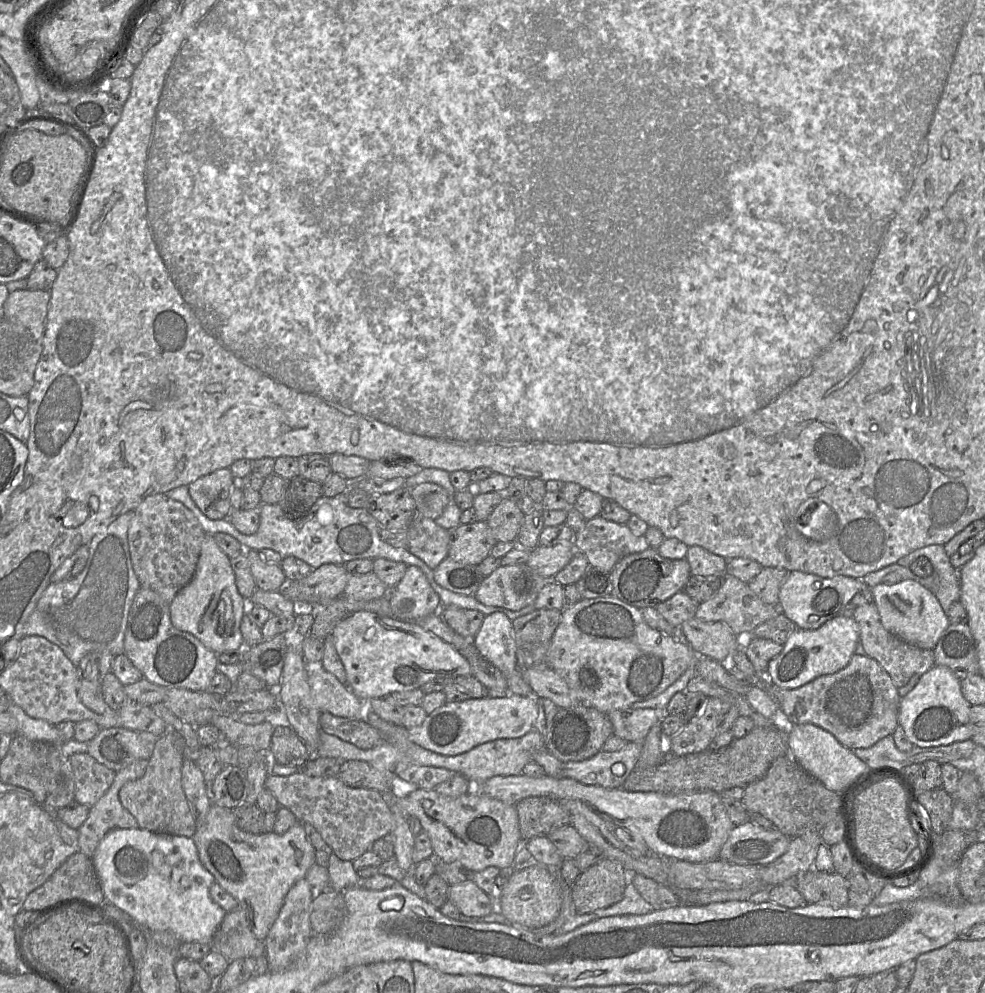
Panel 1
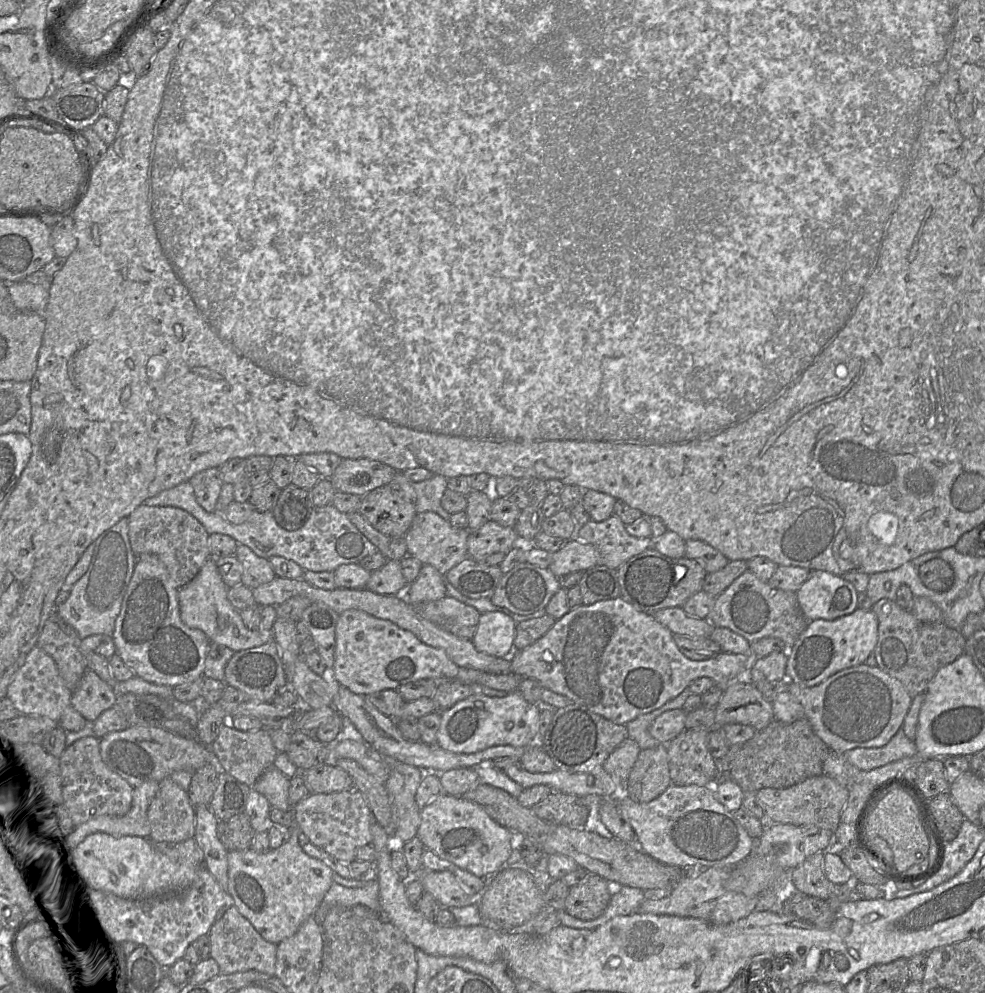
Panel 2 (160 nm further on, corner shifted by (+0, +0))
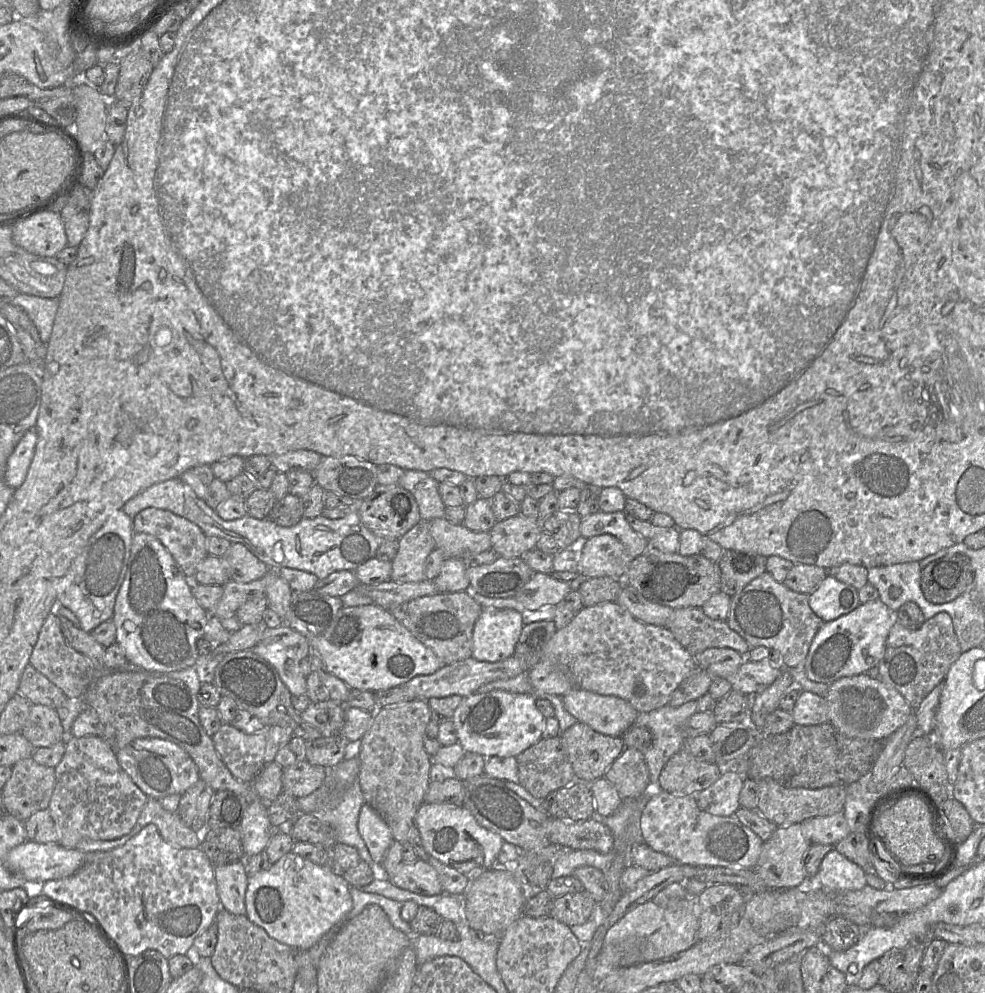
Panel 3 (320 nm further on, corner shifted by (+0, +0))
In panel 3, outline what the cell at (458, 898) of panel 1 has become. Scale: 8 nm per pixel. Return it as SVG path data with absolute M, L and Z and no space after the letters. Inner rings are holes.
M428 862L401 863L396 874L389 876L395 886L420 895L433 896L443 893L435 868Z

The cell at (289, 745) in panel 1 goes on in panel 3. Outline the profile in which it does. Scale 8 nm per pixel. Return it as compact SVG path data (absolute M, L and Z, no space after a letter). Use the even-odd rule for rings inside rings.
M341 734L305 740L306 758L312 765L331 768L345 759L346 748L350 741Z

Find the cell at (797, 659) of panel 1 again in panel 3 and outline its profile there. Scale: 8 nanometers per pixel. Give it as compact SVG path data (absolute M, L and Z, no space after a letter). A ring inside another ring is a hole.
M879 598L860 605L848 614L824 622L810 645L803 669L815 682L830 684L835 680L868 673L877 666L885 653L886 640L896 621L891 611Z

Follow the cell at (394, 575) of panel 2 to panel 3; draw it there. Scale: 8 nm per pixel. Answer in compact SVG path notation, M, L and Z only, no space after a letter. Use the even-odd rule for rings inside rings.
M421 521L398 539L399 548L392 562L390 580L397 583L419 582L425 579L424 564L427 556L436 548L430 534L428 521Z

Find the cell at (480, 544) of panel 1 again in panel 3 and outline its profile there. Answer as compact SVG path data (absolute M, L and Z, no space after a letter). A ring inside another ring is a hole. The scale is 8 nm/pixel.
M523 515L496 521L489 531L492 550L505 558L518 558L529 550L536 548L542 533L541 520Z

